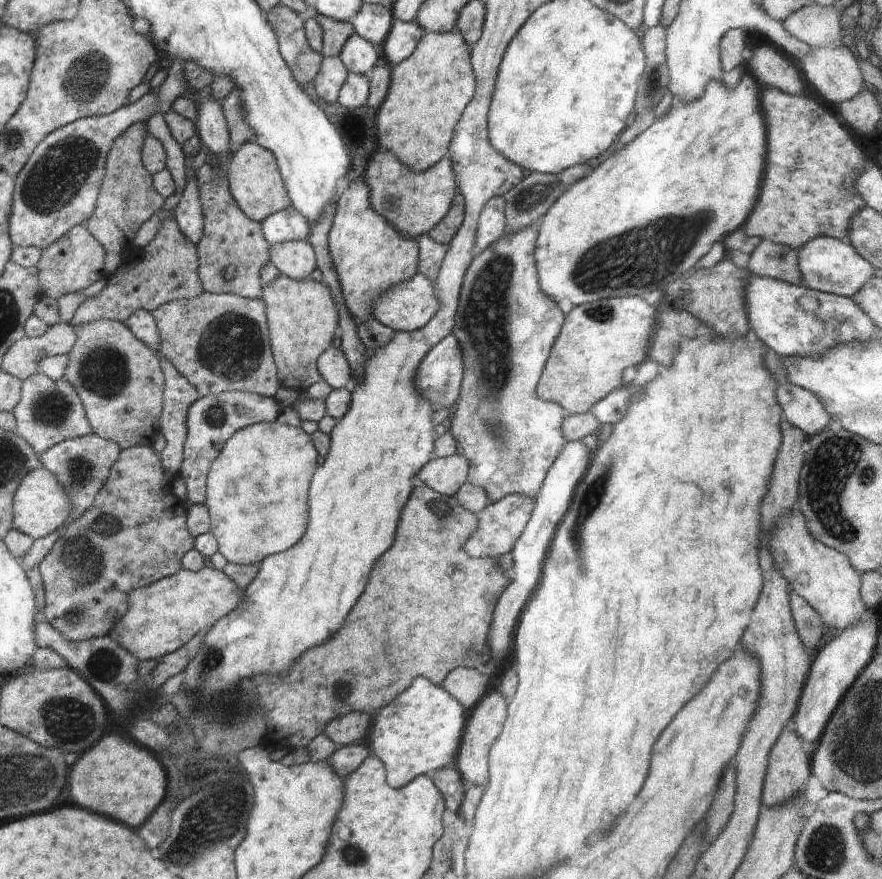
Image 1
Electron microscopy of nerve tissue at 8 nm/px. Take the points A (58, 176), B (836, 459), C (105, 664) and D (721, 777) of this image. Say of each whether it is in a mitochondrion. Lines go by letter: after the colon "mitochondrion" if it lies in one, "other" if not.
A: mitochondrion
B: mitochondrion
C: mitochondrion
D: other

